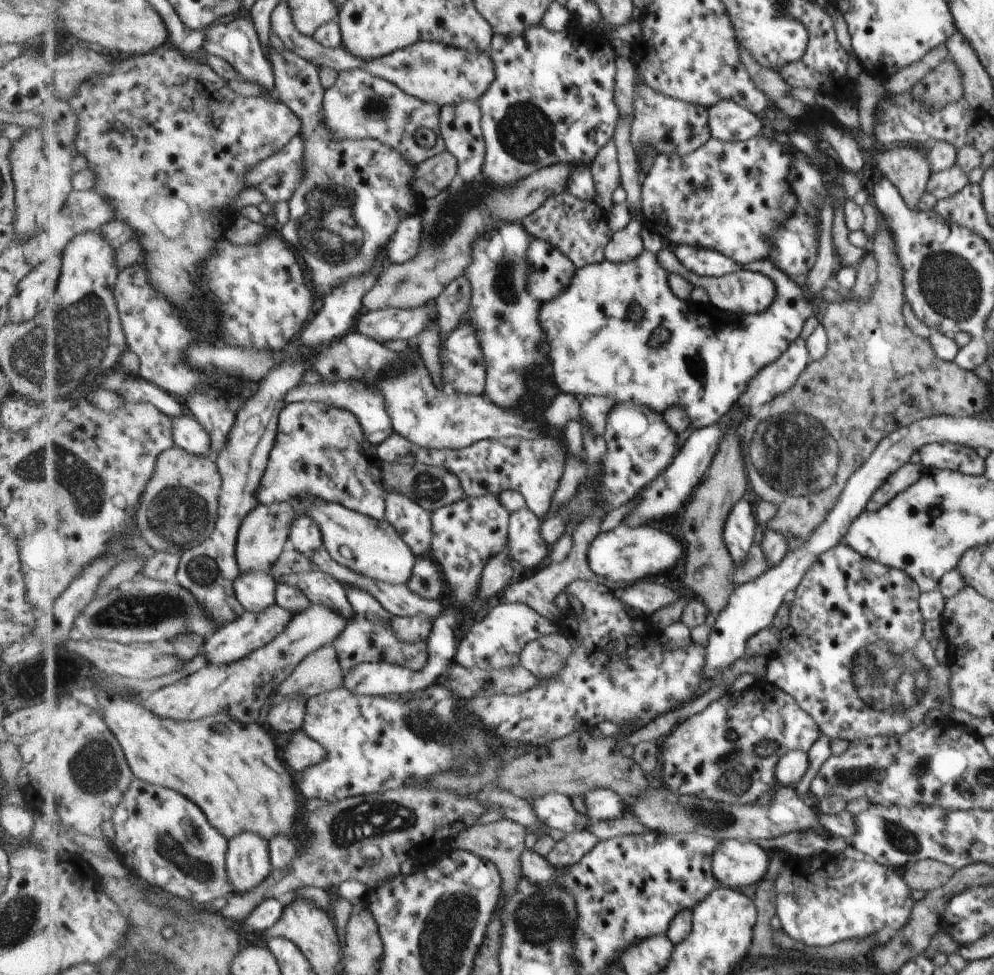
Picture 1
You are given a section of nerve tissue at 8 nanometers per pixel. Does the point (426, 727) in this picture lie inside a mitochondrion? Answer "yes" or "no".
yes

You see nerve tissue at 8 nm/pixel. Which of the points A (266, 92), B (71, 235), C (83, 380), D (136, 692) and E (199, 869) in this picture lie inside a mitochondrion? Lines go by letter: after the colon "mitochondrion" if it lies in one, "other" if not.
A: other
B: other
C: mitochondrion
D: other
E: mitochondrion

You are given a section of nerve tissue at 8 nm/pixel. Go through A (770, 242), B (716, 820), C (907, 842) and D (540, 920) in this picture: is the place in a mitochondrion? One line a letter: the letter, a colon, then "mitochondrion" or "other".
A: other
B: mitochondrion
C: mitochondrion
D: mitochondrion

